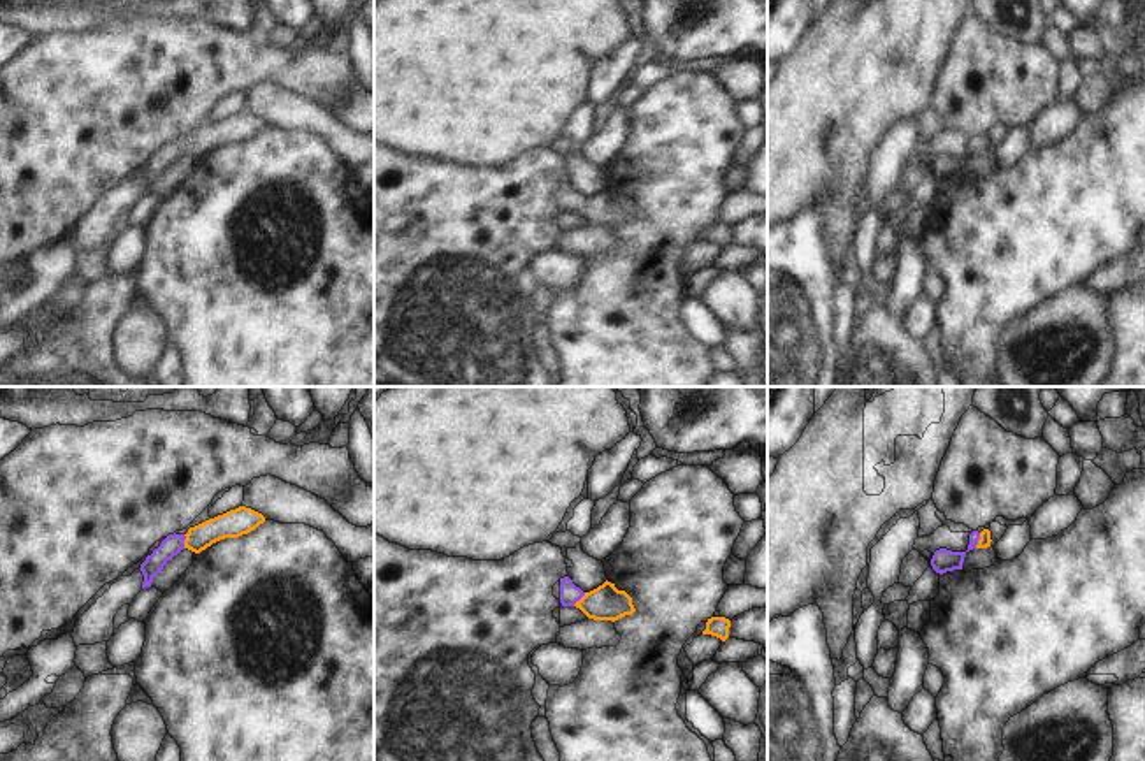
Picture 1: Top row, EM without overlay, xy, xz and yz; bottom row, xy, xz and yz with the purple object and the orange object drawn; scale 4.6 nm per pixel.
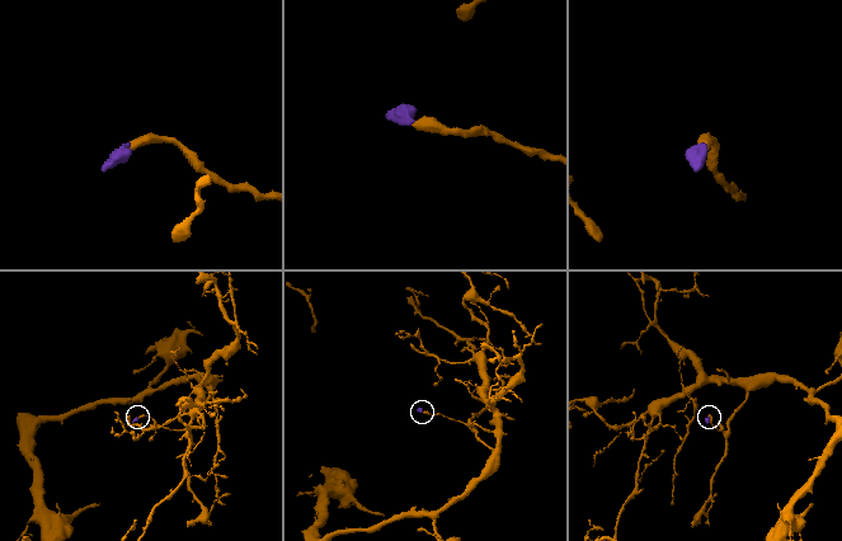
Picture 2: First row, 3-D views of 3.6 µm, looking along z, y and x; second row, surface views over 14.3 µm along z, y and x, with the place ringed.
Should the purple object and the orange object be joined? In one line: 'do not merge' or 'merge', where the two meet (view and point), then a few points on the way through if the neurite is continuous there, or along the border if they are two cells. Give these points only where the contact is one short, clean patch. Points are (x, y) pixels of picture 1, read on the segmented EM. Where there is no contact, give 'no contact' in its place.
merge; contact xz (578, 600); way xz (569, 593), (578, 600), (604, 603)

